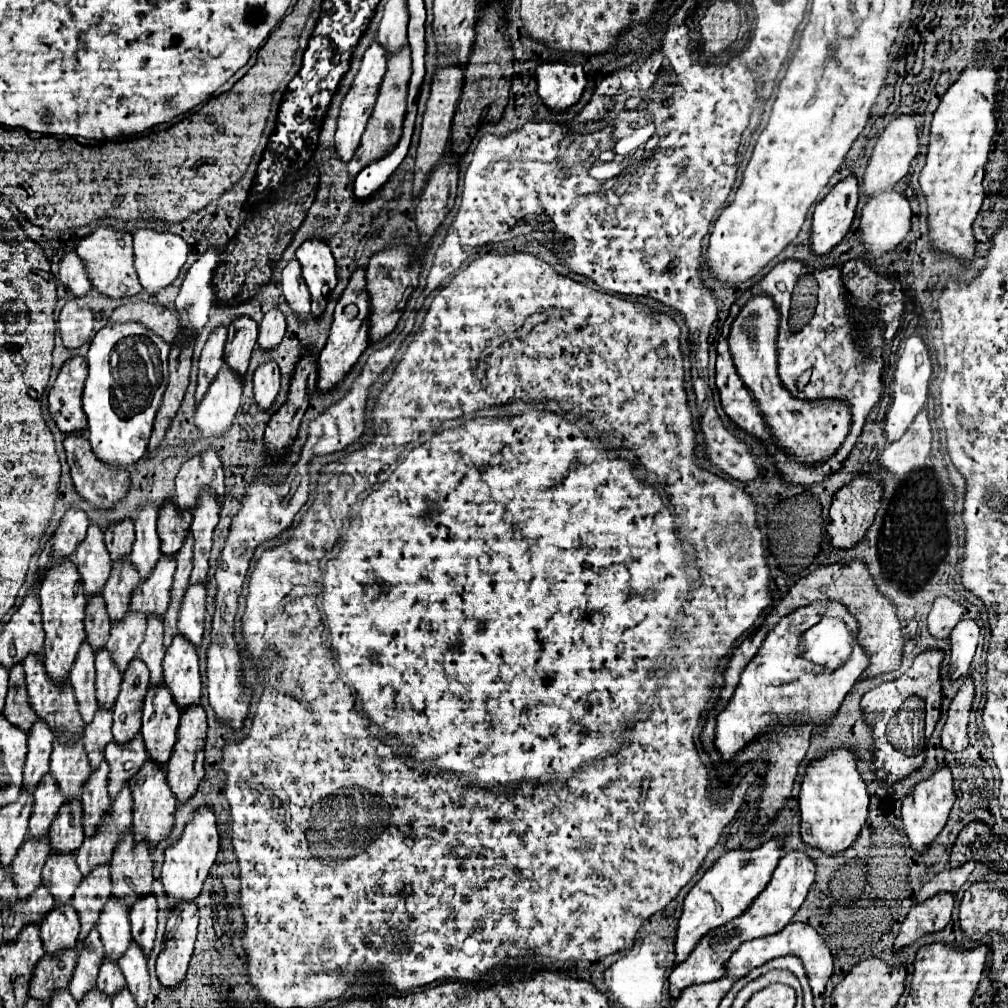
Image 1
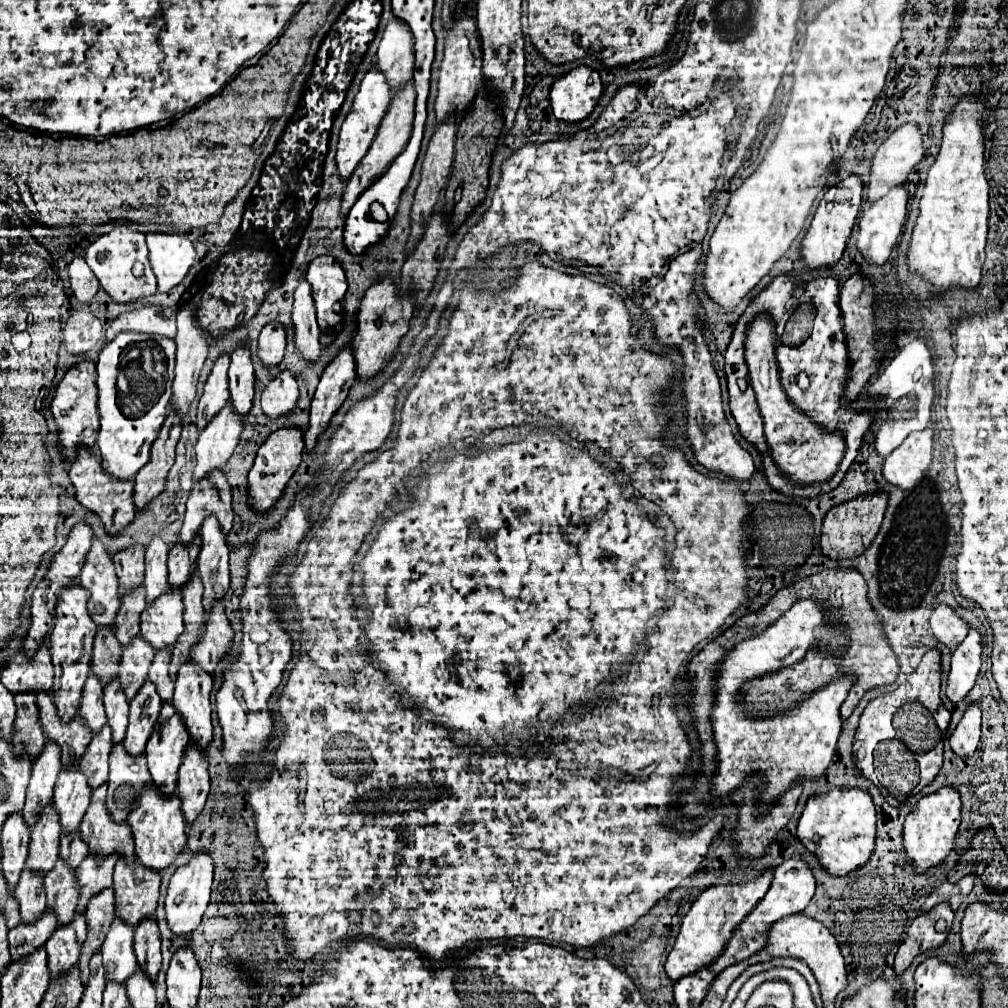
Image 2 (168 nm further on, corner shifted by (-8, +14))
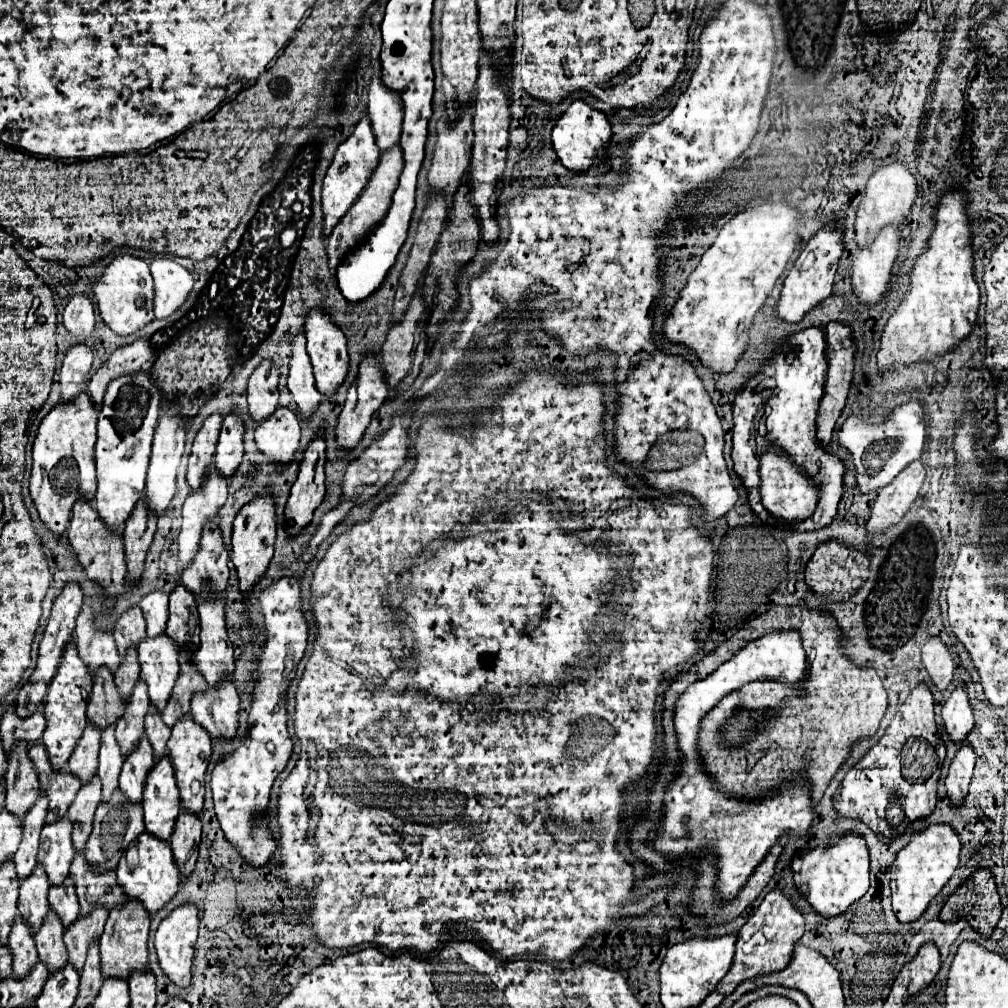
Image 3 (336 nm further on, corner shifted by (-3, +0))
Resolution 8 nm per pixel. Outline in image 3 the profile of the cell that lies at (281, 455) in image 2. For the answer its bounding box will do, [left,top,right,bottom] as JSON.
[232,494,276,594]

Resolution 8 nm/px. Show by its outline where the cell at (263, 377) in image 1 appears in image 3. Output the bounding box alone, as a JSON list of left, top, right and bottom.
[254,406,300,462]

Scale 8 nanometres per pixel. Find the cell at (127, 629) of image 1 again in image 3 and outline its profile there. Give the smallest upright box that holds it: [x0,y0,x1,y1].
[116,680,150,756]

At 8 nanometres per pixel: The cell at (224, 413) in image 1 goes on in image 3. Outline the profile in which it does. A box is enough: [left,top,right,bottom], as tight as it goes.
[178,464,228,572]

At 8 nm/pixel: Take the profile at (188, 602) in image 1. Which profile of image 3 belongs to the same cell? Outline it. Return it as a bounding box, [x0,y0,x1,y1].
[192,676,238,740]

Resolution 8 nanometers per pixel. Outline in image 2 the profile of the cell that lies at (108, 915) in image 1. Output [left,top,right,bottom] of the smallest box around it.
[101,918,139,984]

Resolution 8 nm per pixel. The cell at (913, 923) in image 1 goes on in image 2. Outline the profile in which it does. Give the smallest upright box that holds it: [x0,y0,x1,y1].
[895,904,953,974]

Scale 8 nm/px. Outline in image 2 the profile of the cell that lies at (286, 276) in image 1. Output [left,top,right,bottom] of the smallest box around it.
[291,278,321,362]

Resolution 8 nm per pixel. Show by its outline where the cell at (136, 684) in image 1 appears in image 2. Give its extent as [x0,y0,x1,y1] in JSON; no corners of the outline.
[125,680,161,756]

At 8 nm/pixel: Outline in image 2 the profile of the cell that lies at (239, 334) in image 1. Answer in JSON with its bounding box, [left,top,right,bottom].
[229,346,253,420]

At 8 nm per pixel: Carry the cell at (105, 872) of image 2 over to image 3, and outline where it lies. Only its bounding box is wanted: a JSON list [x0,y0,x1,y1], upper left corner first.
[64,904,108,970]

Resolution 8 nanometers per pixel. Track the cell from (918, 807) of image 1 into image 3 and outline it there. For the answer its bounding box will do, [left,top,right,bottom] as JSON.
[892,824,960,922]

